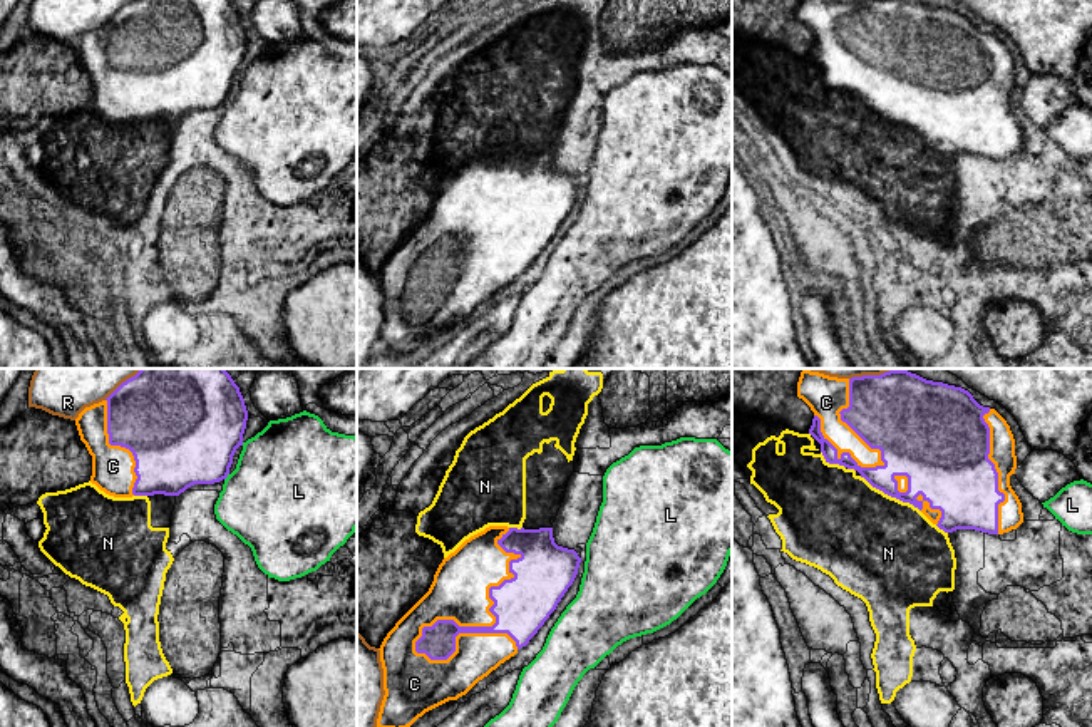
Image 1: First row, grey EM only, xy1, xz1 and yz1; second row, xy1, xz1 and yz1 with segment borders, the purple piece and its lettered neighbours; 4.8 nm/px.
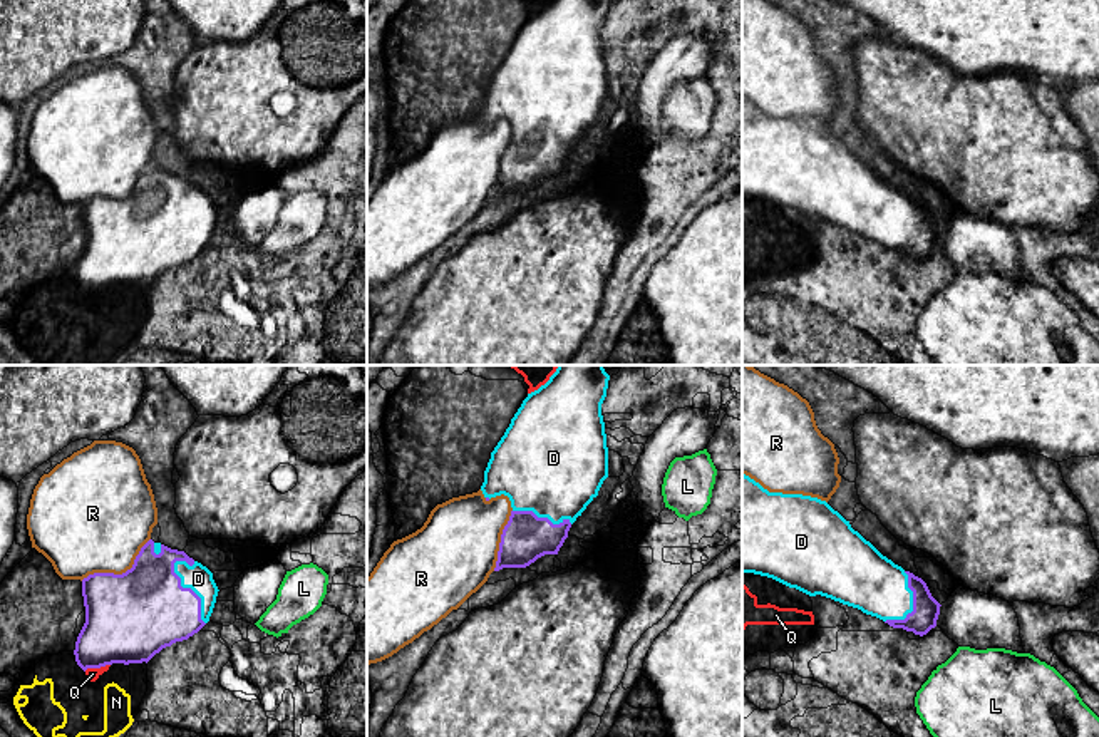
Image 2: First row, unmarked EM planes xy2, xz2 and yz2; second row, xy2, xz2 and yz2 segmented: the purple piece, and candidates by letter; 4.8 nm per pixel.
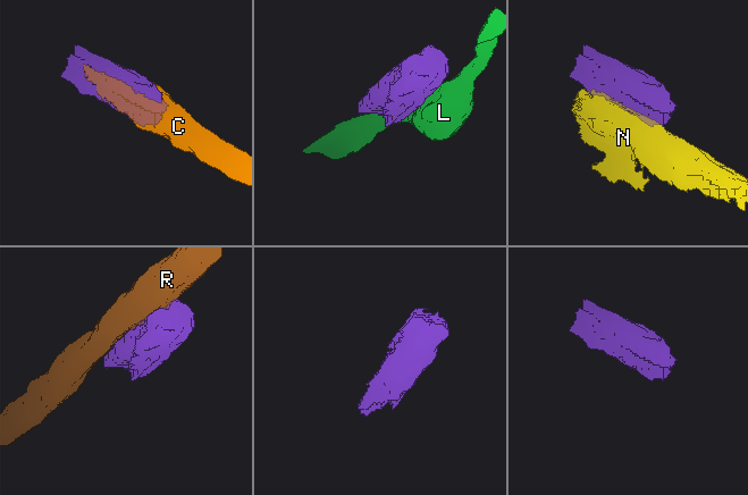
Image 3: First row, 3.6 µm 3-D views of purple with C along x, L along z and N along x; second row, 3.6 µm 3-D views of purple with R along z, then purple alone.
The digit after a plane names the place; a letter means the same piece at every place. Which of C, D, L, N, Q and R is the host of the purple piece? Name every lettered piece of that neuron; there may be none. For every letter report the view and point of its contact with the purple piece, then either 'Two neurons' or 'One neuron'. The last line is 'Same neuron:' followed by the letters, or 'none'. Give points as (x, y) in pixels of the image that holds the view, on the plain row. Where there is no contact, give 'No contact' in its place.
C: Touches purple at xz1 (491, 237). One neuron
D: Touches purple at xy2 (191, 215). One neuron
L: Touches purple at xy1 (226, 101). Two neurons
N: Touches purple at yz1 (890, 119). Two neurons
Q: Touches purple at xy2 (96, 292). Two neurons
R: Touches purple at xy2 (119, 200). Two neurons
Same neuron: C, D

